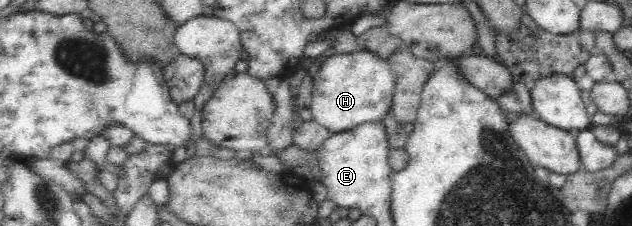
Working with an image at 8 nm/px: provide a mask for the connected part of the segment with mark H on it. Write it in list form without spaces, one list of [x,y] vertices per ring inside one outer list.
[[[368,50],[332,54],[325,58],[313,78],[310,110],[313,120],[331,134],[341,133],[363,123],[380,122],[391,111],[396,76],[389,61]]]

